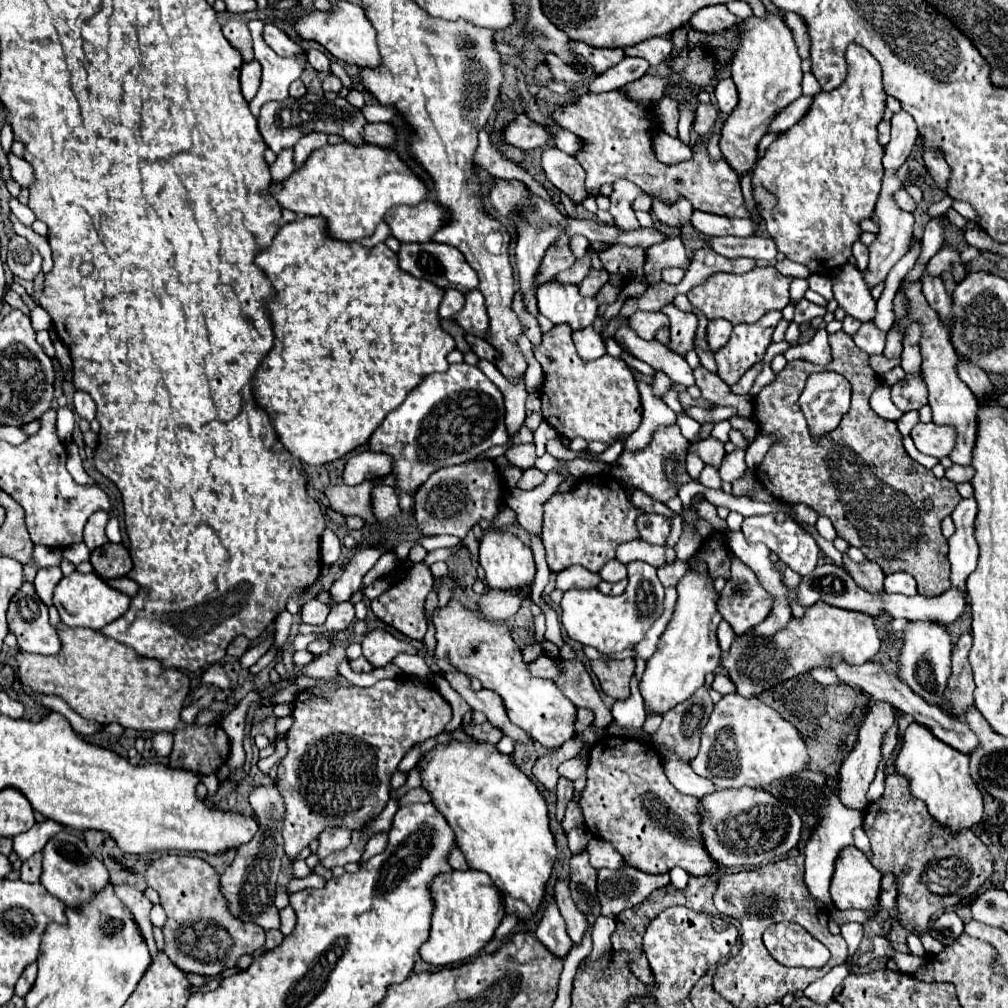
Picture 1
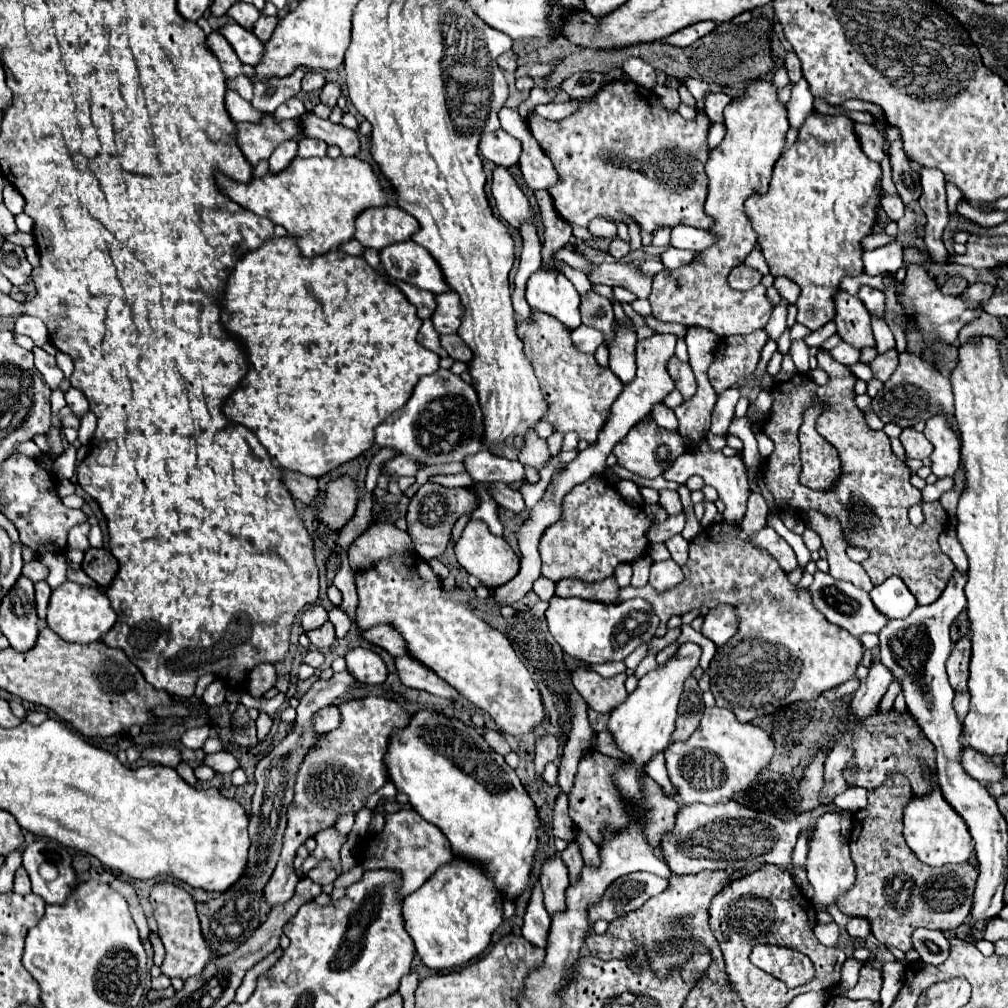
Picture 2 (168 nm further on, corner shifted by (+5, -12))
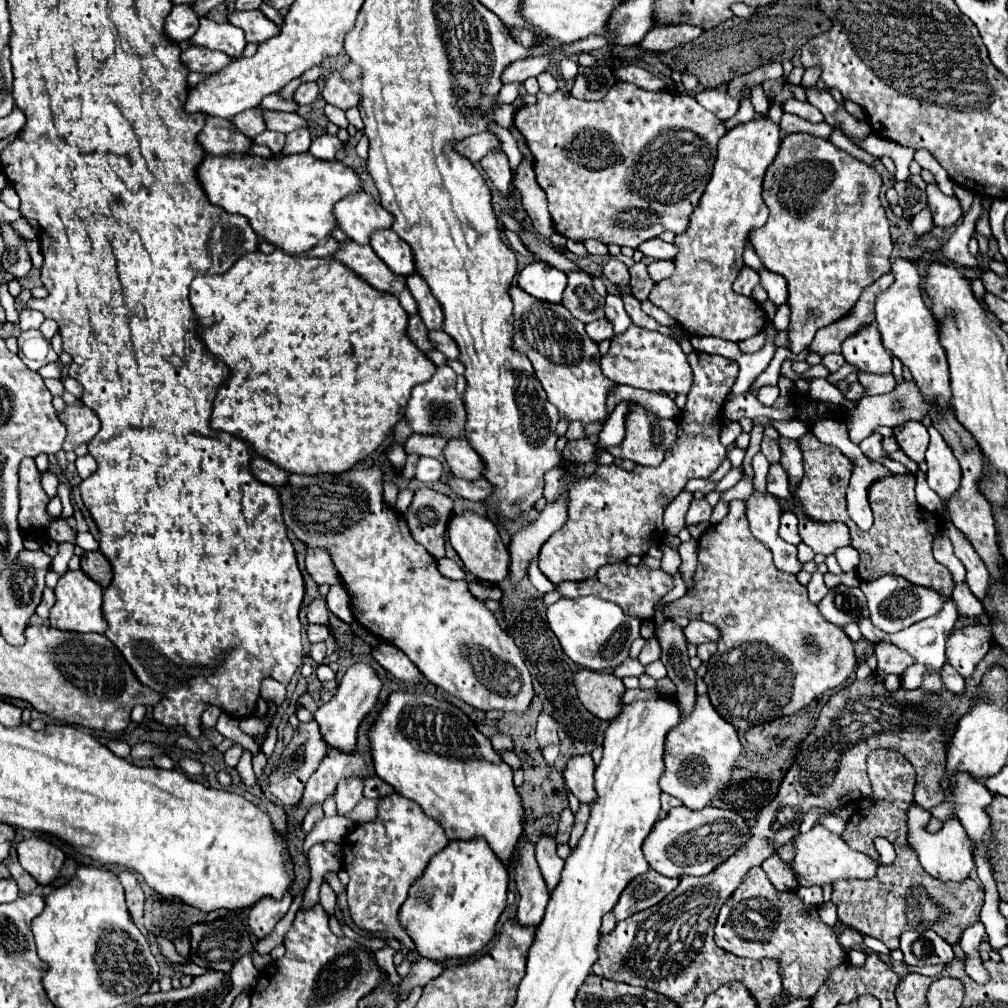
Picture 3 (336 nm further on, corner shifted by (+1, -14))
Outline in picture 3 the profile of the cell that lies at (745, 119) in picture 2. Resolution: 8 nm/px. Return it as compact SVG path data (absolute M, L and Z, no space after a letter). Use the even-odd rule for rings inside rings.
M764 116L728 130L718 142L718 158L712 178L698 208L690 214L686 232L676 234L678 254L672 258L676 270L670 278L654 284L648 300L670 314L690 336L714 336L742 342L764 330L766 314L752 298L732 290L732 282L742 270L742 252L748 234L768 220L762 200L762 176L774 160L780 144L780 128Z

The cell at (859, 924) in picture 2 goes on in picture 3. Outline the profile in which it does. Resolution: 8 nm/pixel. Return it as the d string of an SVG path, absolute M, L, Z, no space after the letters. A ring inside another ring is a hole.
M846 928L842 934L840 934L840 946L844 950L850 950L854 944L862 944L862 934L856 932L854 928Z

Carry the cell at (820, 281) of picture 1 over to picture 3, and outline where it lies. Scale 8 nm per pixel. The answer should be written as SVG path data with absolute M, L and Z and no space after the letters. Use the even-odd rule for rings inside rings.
M758 268L756 270L760 274L760 284L764 286L764 290L768 292L768 300L778 308L788 300L788 284L780 274L770 272L768 268Z

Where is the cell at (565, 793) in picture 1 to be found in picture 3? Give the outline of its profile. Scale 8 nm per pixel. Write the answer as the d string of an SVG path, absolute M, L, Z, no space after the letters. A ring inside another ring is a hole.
M566 808L562 812L562 816L560 816L560 822L558 822L558 834L556 834L556 842L558 844L568 844L572 824L574 824L574 814L572 814L570 808Z

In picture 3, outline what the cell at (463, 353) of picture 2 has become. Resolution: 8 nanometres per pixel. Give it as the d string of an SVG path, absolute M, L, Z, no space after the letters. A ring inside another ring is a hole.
M430 330L428 332L428 340L432 342L432 346L436 350L440 350L446 358L458 358L458 346L454 344L454 340L442 332L442 330Z

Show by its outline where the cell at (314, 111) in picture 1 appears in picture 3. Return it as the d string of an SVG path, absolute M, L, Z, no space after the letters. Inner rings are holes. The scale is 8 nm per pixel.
M208 116L202 132L198 134L198 144L206 154L248 154L252 140L246 138L230 120Z

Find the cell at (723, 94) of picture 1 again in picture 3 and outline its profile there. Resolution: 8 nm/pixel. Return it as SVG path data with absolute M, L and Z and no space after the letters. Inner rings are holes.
M706 88L696 92L694 96L706 110L714 112L720 120L728 120L732 116L736 116L738 112L738 100L734 100L732 96L728 96L728 92L718 90L718 88Z

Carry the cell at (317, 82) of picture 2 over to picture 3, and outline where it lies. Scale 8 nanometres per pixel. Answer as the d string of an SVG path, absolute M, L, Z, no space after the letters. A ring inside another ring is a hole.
M304 82L294 92L296 104L312 104L318 98L318 84L316 82Z

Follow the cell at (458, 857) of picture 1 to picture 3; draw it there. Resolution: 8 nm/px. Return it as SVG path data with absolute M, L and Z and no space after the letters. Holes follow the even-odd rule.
M396 792L384 796L378 804L378 816L372 822L354 826L342 840L342 862L350 876L346 894L352 922L360 930L388 932L406 948L416 950L410 936L398 924L398 908L408 896L410 884L422 874L428 860L448 844L442 826L426 816L414 800Z

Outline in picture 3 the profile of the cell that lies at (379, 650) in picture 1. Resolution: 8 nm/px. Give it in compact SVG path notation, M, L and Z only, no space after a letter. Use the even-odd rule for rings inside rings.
M354 664L346 670L346 674L342 676L342 680L338 684L338 690L336 690L334 698L330 702L322 704L314 714L314 720L320 726L322 740L328 744L328 748L336 748L336 750L342 750L342 752L352 752L354 750L358 724L362 722L362 718L368 712L374 710L380 688L382 688L382 682L380 682L378 674L368 664Z

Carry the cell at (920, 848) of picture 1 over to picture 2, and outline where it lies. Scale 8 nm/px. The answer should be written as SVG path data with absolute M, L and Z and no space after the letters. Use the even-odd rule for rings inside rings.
M900 774L870 790L868 806L854 814L850 832L850 850L858 878L850 894L838 902L844 914L870 918L872 934L882 944L902 952L912 950L912 932L916 928L952 930L966 922L978 878L978 870L970 862L932 868L916 858L902 834L904 808L910 798L912 786Z

